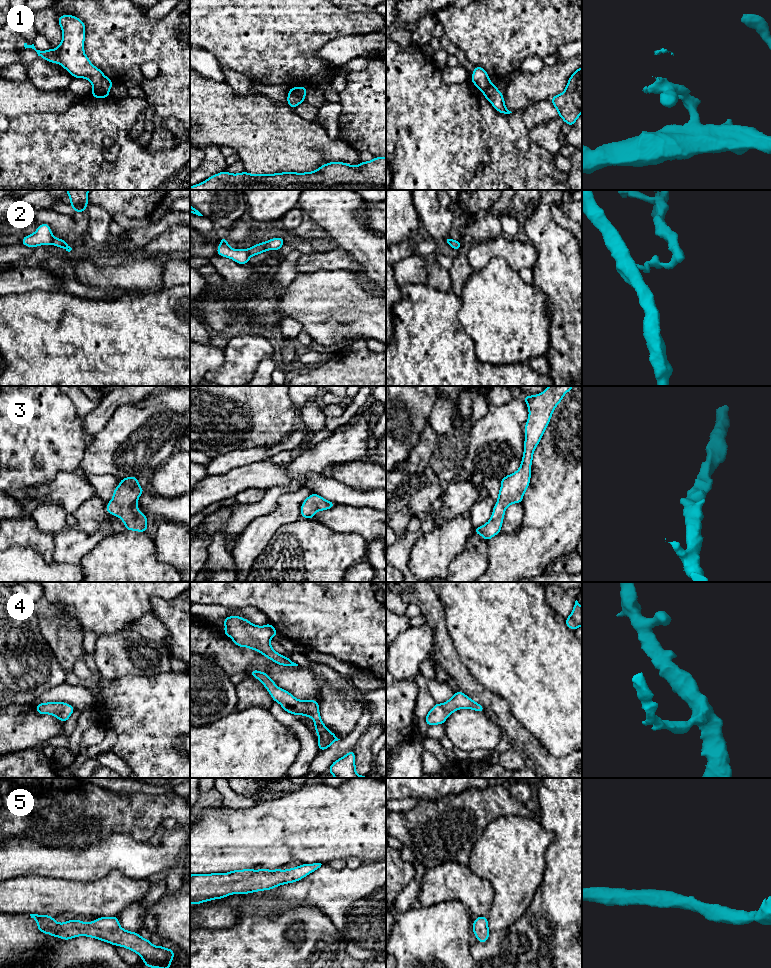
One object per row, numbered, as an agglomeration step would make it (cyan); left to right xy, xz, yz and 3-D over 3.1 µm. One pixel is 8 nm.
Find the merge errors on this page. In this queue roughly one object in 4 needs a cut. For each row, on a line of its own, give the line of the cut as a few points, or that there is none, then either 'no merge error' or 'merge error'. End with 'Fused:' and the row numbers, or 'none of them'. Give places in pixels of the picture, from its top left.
1: xy (93, 87), (108, 92) | merge error
2: xy (54, 238), (53, 244) | merge error
3: no cut | no merge error
4: no cut | no merge error
5: no cut | no merge error
Fused: 1, 2

